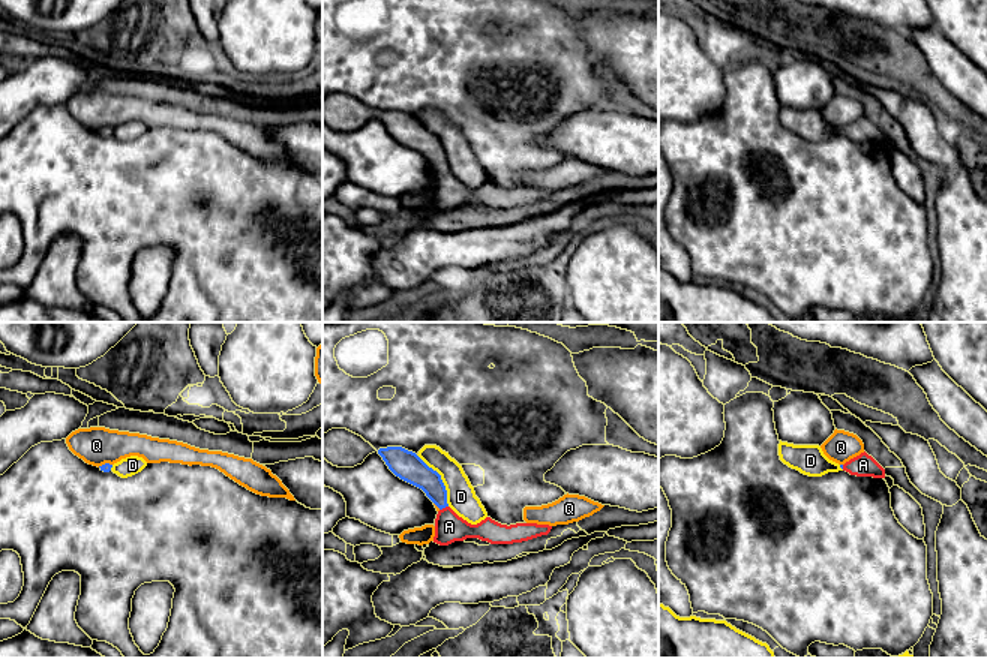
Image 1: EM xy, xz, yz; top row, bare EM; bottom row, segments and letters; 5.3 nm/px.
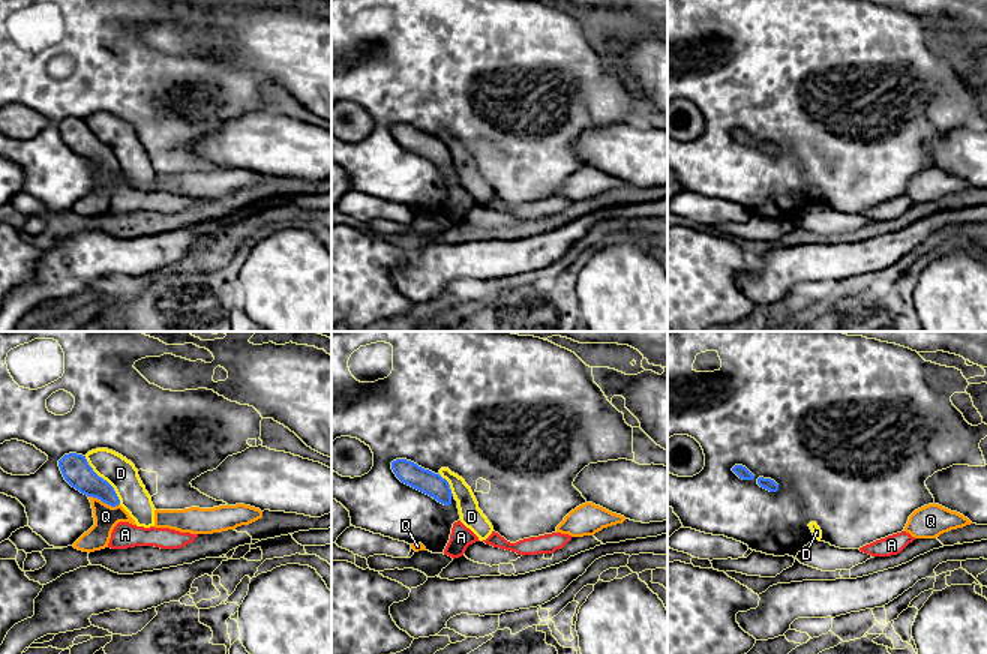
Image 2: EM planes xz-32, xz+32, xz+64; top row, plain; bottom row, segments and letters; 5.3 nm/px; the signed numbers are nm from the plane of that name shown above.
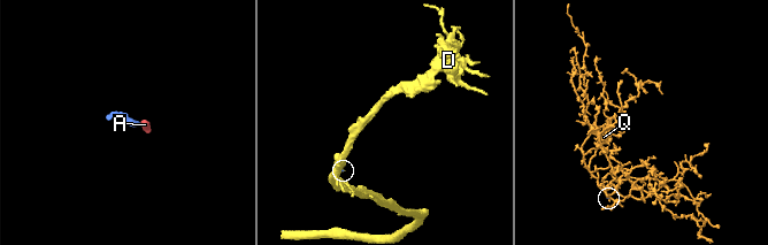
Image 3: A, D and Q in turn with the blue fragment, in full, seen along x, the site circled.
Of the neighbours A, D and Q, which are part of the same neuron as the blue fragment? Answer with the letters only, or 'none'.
A

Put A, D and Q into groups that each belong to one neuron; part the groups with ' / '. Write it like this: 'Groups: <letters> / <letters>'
Groups: A / D / Q

